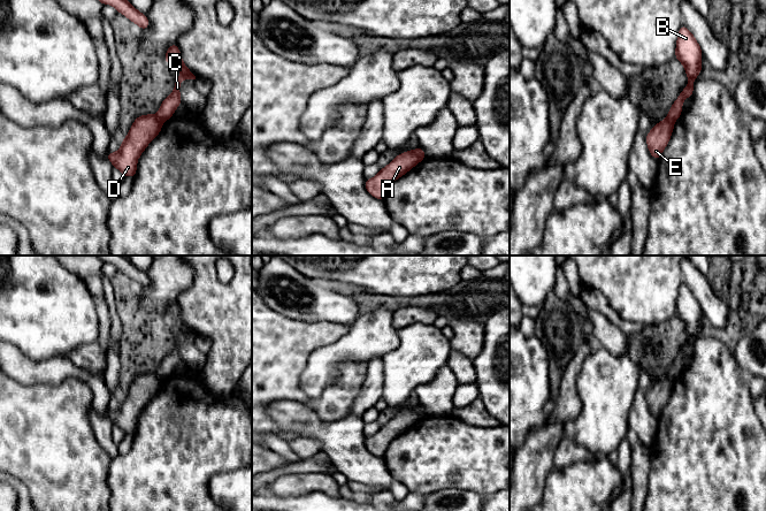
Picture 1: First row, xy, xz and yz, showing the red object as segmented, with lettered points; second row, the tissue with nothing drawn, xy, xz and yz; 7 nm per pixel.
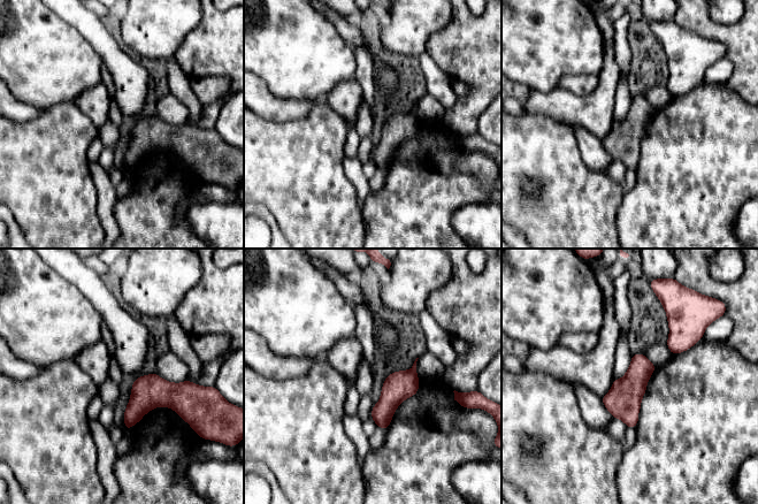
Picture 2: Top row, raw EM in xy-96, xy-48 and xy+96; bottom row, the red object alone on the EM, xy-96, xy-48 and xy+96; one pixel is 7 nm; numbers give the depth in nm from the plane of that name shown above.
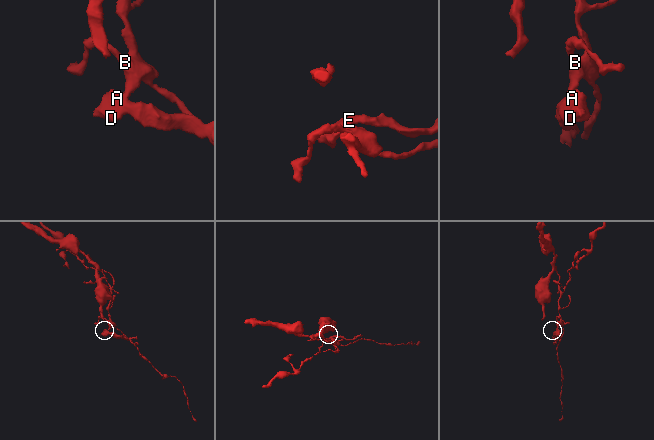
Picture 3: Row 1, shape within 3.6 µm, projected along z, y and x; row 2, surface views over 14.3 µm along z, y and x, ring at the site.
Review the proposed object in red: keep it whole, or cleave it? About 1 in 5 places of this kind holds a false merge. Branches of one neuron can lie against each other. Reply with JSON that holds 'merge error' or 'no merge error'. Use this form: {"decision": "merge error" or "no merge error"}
{"decision": "merge error"}

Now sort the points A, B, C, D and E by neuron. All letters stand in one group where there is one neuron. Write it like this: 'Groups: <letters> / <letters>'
Groups: A D E / B C

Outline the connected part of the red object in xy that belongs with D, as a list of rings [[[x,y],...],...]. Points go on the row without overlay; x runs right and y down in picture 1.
[[[155,373],[138,374],[129,387],[128,394],[122,398],[120,407],[116,411],[108,409],[107,417],[125,435],[135,435],[138,415],[161,387],[162,380]]]

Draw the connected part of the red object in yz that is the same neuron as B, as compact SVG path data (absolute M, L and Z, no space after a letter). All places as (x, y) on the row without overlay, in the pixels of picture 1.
M682 282L679 287L679 295L676 297L675 316L679 318L688 334L688 343L682 348L677 357L672 363L666 377L675 380L682 372L683 359L694 352L692 340L702 329L703 311L699 302L689 287Z

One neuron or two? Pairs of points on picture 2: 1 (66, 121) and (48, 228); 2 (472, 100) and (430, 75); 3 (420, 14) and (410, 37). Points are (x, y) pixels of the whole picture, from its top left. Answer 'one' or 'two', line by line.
1: one
2: two
3: one

